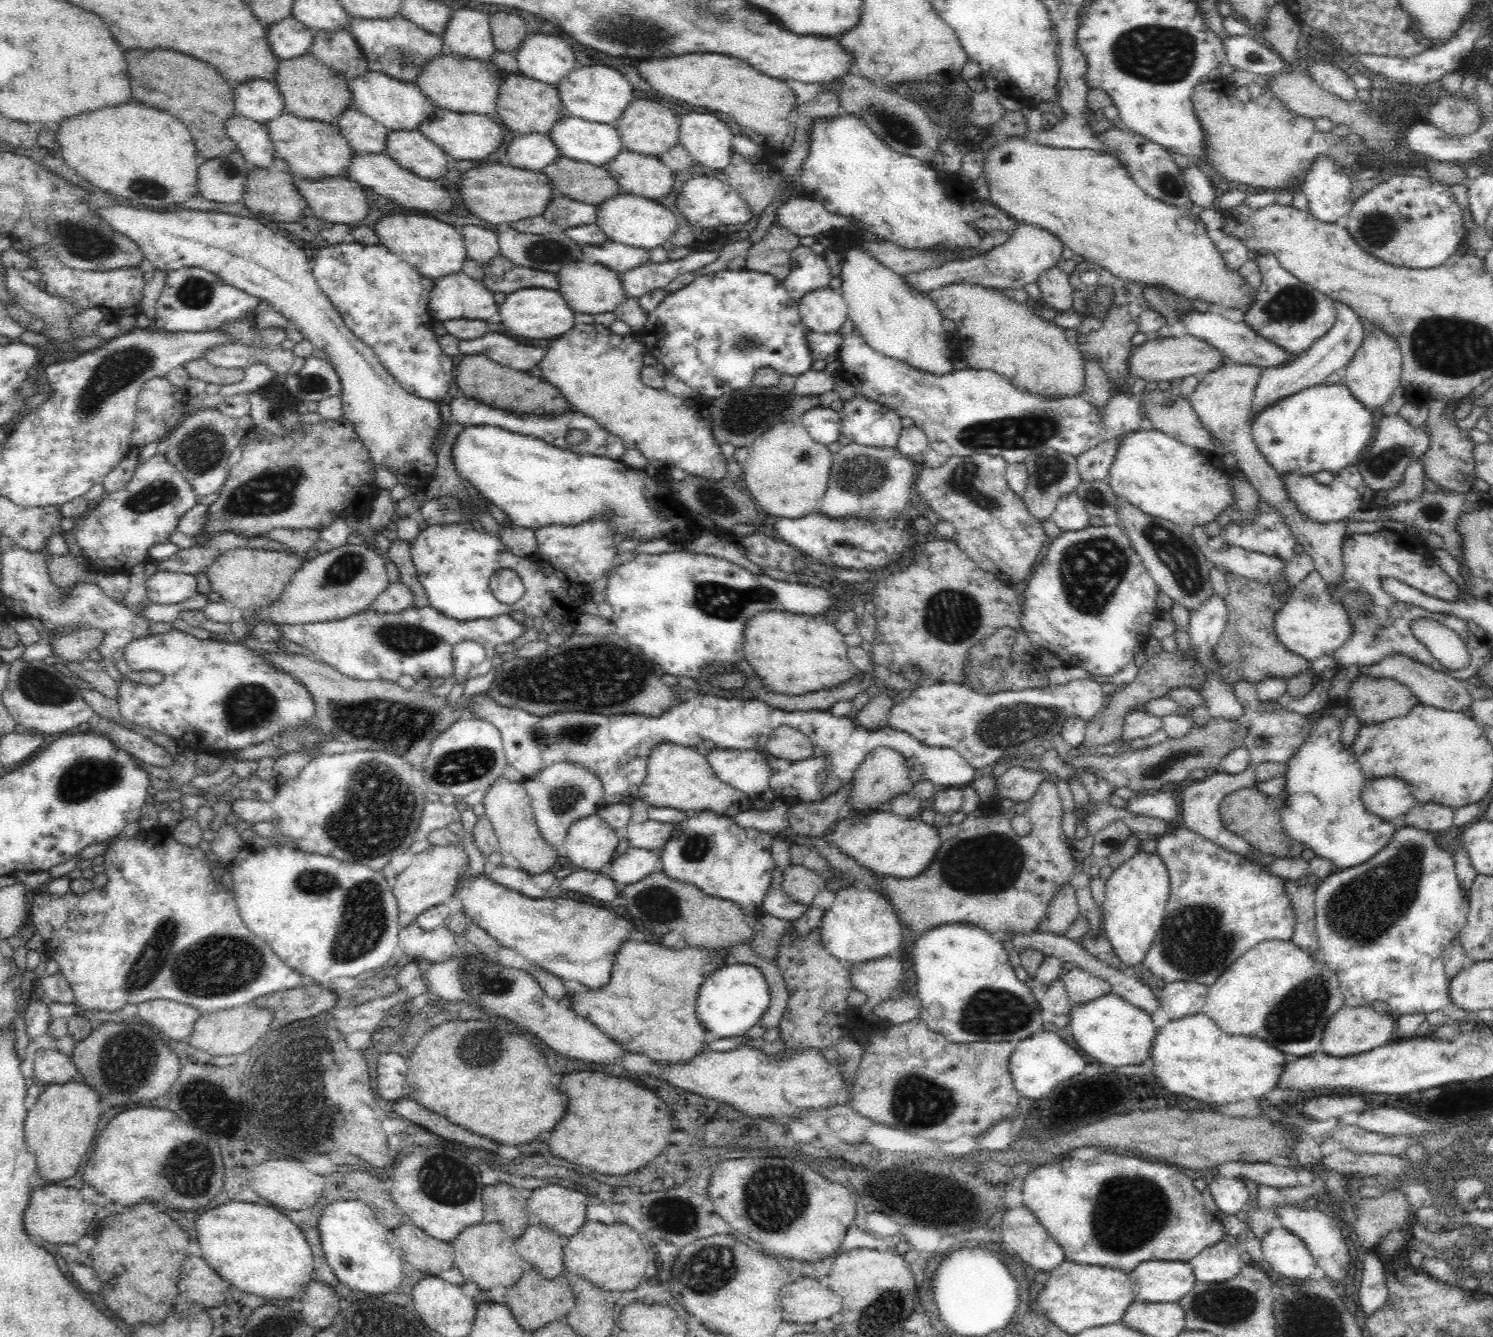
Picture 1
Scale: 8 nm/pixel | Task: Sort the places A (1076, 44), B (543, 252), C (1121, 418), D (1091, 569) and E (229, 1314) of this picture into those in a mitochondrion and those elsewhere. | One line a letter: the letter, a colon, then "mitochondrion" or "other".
A: other
B: mitochondrion
C: other
D: mitochondrion
E: other

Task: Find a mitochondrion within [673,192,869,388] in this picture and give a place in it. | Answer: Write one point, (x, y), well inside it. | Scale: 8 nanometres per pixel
(743, 342)

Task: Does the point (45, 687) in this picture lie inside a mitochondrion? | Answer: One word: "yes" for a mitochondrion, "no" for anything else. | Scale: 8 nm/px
yes

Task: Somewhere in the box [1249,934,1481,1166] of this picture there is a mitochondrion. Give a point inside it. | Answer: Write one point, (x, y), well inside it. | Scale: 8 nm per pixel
(1300, 1016)

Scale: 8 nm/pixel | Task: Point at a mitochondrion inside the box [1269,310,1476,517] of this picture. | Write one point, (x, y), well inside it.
(1380, 464)

